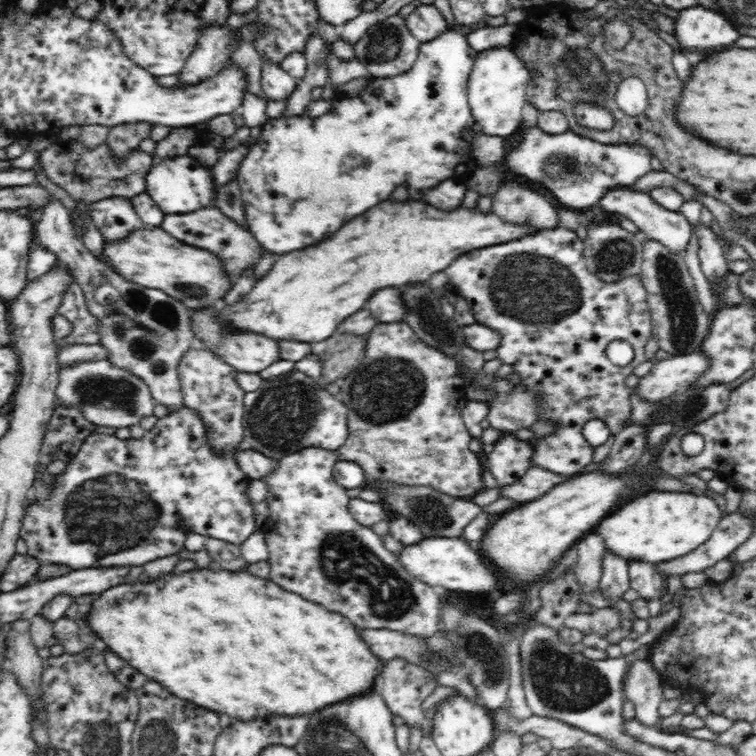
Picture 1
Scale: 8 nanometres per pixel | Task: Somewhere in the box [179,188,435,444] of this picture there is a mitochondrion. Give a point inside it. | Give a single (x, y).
(388, 390)

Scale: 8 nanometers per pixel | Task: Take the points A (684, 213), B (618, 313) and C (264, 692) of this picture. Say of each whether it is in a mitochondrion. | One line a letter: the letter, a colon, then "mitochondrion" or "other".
A: other
B: other
C: other

